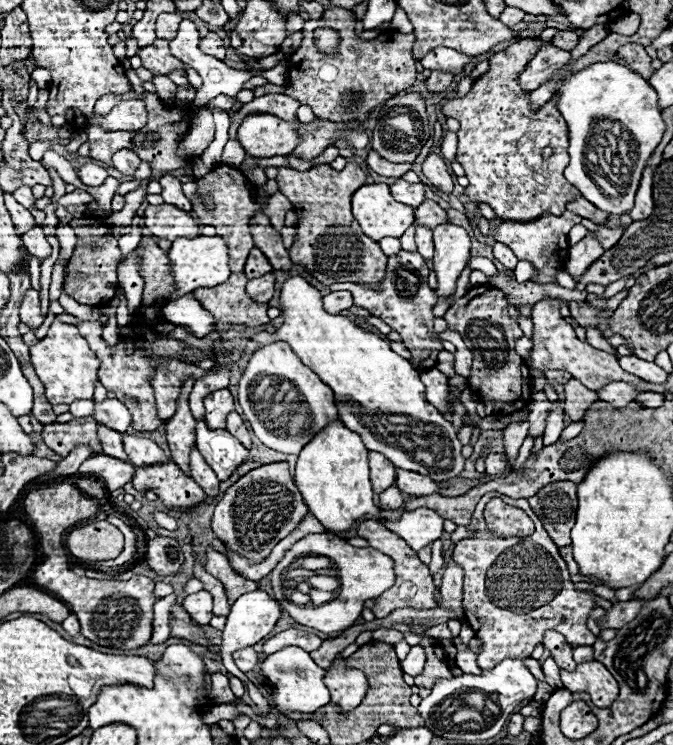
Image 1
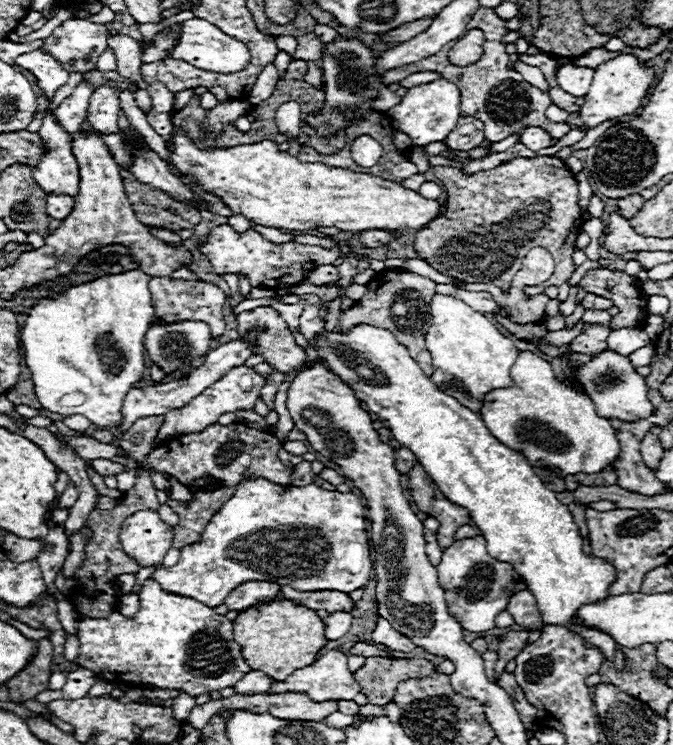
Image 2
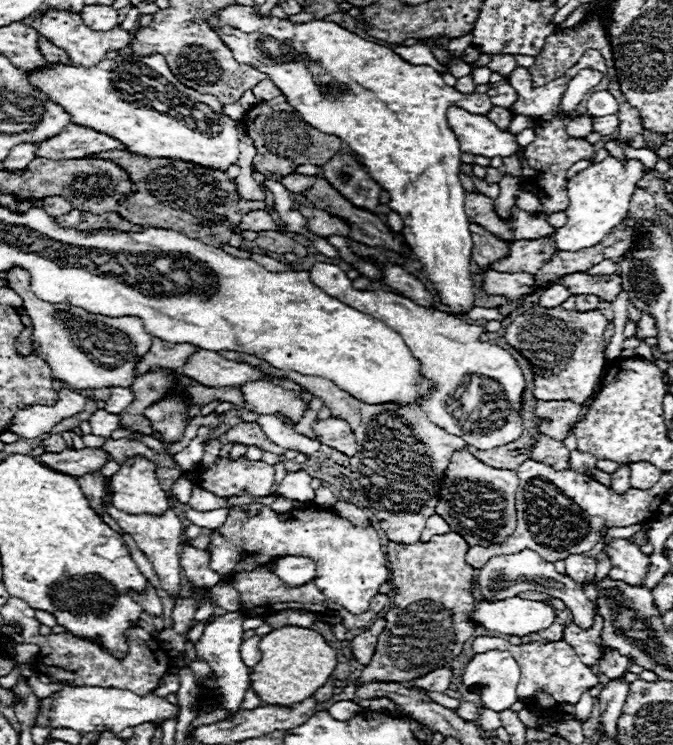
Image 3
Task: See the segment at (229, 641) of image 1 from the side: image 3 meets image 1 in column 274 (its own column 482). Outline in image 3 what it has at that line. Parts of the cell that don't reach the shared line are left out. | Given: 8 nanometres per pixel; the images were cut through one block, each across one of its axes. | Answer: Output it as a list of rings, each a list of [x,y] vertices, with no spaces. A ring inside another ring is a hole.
[[[520,596],[496,602],[480,600],[472,618],[486,630],[510,636],[526,636],[548,628],[556,620],[556,608],[548,602],[526,600]]]

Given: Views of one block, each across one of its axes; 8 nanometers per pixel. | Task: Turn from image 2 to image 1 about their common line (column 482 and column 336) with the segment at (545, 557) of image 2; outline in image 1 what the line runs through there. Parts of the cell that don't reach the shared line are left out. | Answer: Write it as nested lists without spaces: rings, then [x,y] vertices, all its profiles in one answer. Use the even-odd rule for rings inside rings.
[[[332,422],[322,432],[318,432],[298,456],[294,480],[302,494],[302,500],[308,510],[322,522],[322,526],[338,538],[348,538],[346,534],[366,514],[372,514],[381,523],[386,524],[380,515],[380,508],[374,506],[366,454],[368,450],[364,448],[356,432],[348,430],[342,422]]]

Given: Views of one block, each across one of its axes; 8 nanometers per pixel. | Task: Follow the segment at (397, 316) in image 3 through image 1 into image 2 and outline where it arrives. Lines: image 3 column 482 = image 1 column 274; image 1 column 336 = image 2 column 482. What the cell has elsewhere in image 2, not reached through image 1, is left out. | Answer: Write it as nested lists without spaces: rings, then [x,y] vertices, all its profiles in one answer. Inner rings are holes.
[[[520,352],[516,364],[512,366],[512,378],[516,380],[516,384],[512,388],[490,392],[490,396],[484,398],[482,408],[482,420],[486,428],[502,444],[508,444],[510,448],[524,452],[524,456],[532,460],[532,466],[550,466],[560,476],[578,472],[596,474],[608,466],[614,466],[620,454],[620,444],[610,422],[596,414],[592,400],[588,400],[580,390],[574,390],[570,384],[562,384],[546,360],[542,360],[534,352]]]

